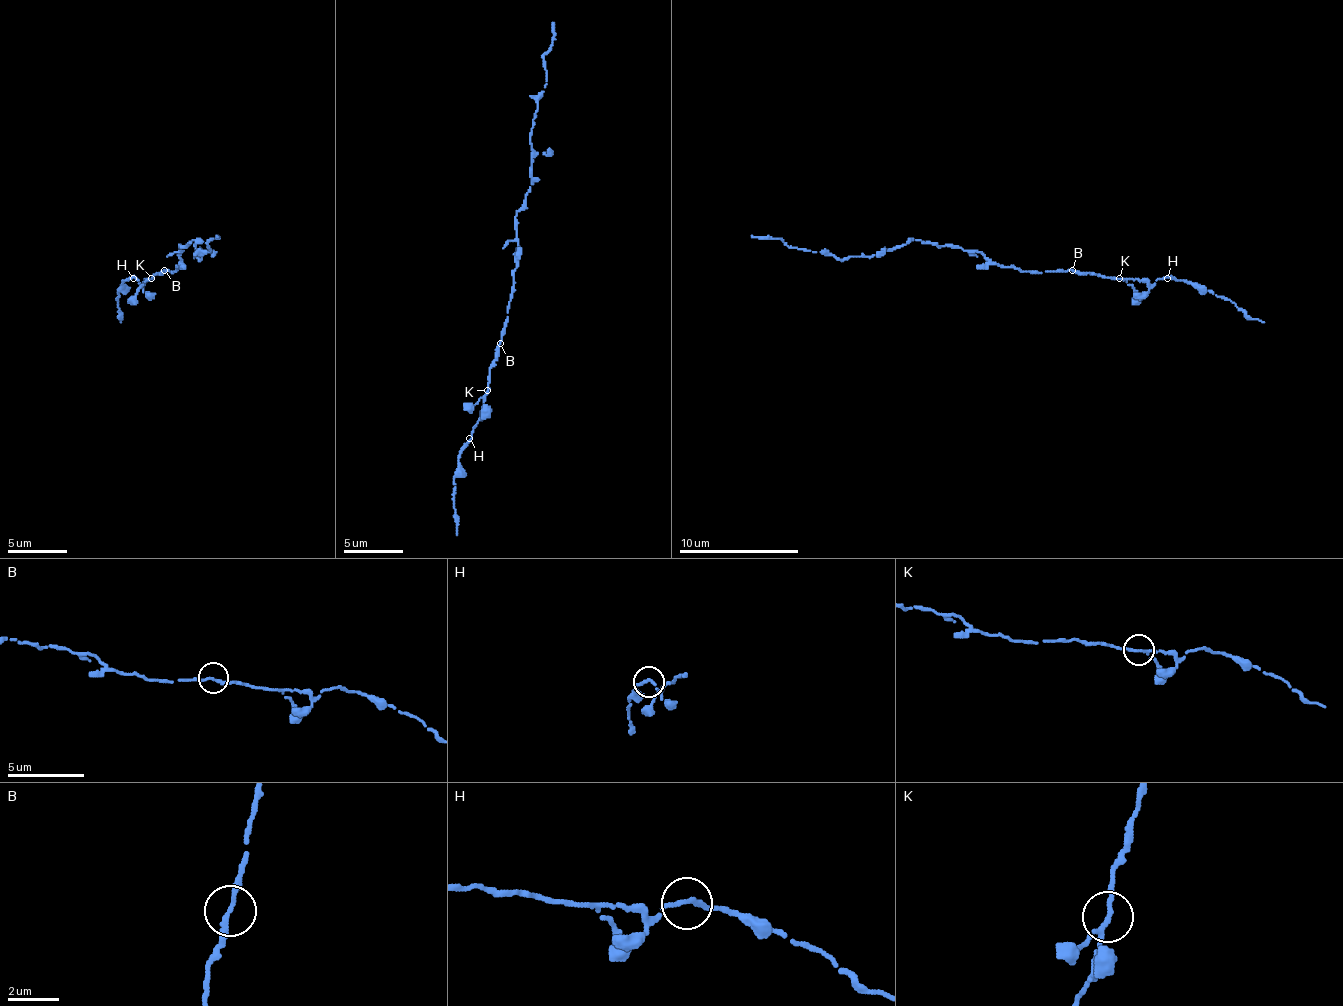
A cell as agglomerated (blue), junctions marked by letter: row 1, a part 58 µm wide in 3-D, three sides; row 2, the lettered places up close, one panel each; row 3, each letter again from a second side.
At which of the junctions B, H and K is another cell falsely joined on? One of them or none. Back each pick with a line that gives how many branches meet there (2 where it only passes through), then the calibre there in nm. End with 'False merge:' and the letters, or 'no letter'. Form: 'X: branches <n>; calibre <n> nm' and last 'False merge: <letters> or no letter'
False merge: no letter

